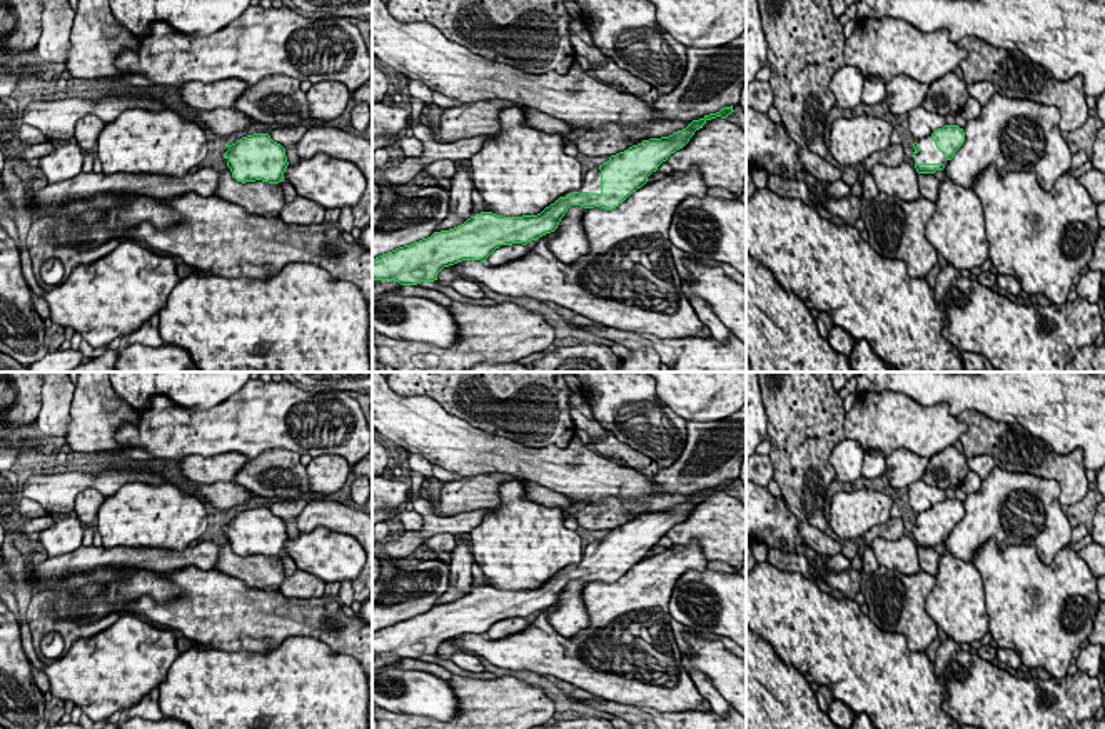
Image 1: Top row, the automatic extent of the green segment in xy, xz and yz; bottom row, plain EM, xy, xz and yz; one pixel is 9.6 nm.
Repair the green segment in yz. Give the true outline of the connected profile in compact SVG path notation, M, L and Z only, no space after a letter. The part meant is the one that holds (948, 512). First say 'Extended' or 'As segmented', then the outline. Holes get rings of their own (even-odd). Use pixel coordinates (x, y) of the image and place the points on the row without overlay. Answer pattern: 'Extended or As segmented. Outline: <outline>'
Extended. Outline: M945 499L931 509L913 517L913 537L918 547L943 544L963 519L965 505L958 499Z

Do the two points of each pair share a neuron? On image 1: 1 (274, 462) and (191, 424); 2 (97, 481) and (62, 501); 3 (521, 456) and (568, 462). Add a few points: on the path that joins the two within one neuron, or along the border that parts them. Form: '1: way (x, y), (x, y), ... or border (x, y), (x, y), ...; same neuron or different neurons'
1: border (297, 452), (266, 449), (249, 459); different neurons
2: way (89, 481), (80, 481), (69, 492); same neuron
3: way (533, 462), (556, 462); same neuron

